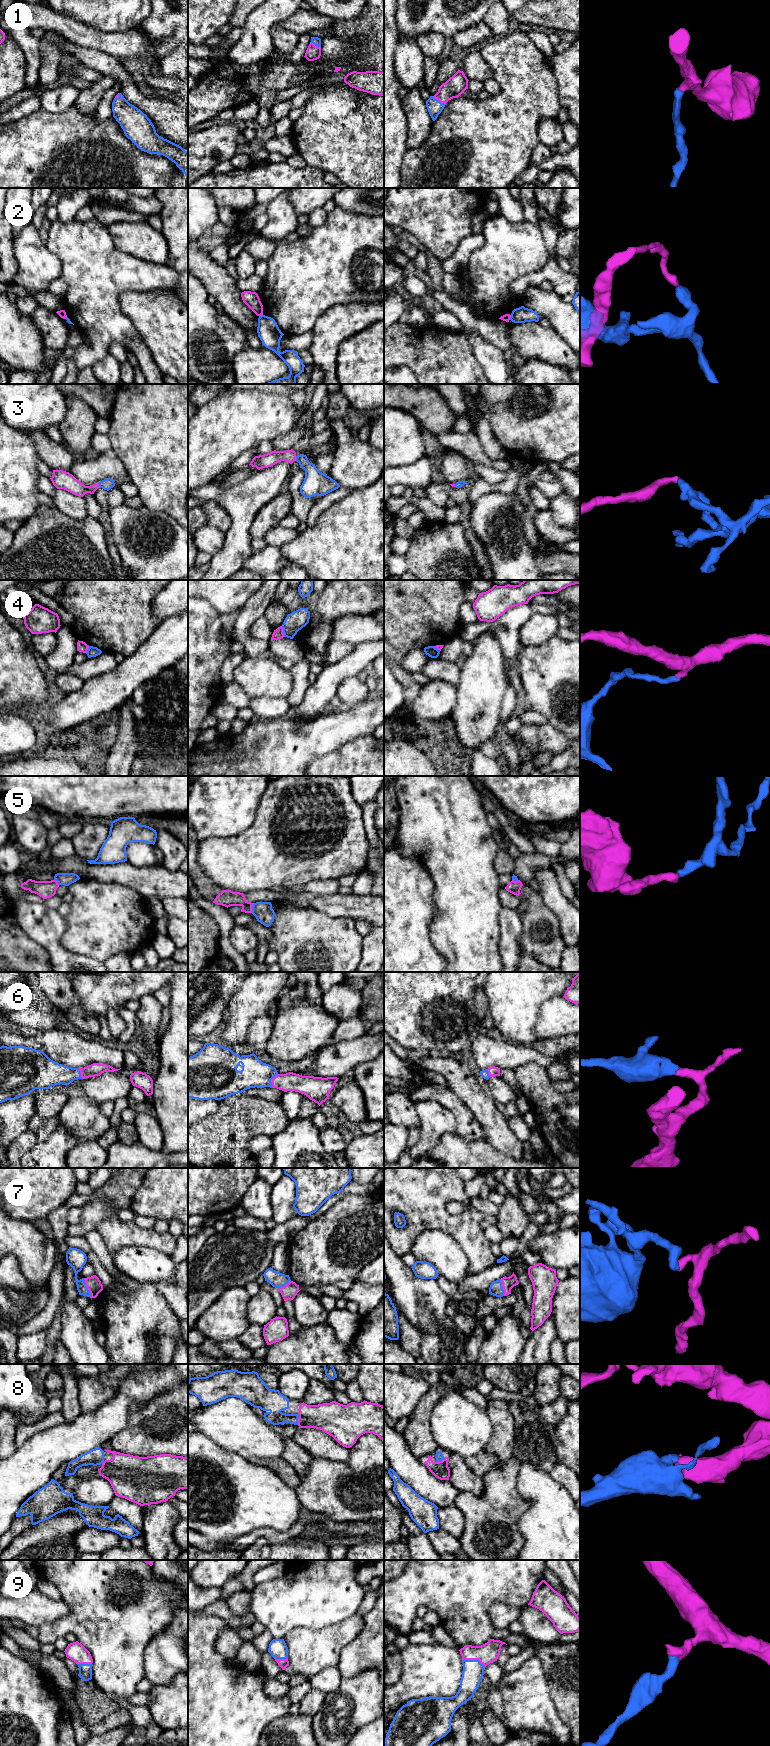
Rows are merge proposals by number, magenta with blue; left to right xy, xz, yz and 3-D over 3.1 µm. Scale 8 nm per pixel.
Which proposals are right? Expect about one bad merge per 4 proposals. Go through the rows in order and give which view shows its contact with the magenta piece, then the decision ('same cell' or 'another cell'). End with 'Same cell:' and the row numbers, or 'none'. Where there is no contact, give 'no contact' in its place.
1: contact in yz; same cell
2: contact in yz; another cell
3: contact in xy; same cell
4: contact in xz; another cell
5: contact in xz; same cell
6: contact in xz; same cell
7: contact in xy; same cell
8: contact in xz; same cell
9: contact in yz; same cell
Same cell: 1, 3, 5, 6, 7, 8, 9

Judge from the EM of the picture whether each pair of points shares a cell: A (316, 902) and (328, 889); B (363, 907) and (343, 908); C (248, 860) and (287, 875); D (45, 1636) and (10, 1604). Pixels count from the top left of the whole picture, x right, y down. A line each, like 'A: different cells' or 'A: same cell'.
A: different cells
B: same cell
C: same cell
D: different cells

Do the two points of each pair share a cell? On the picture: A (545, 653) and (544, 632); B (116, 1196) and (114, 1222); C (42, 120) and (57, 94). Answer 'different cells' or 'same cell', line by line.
A: different cells
B: different cells
C: different cells

